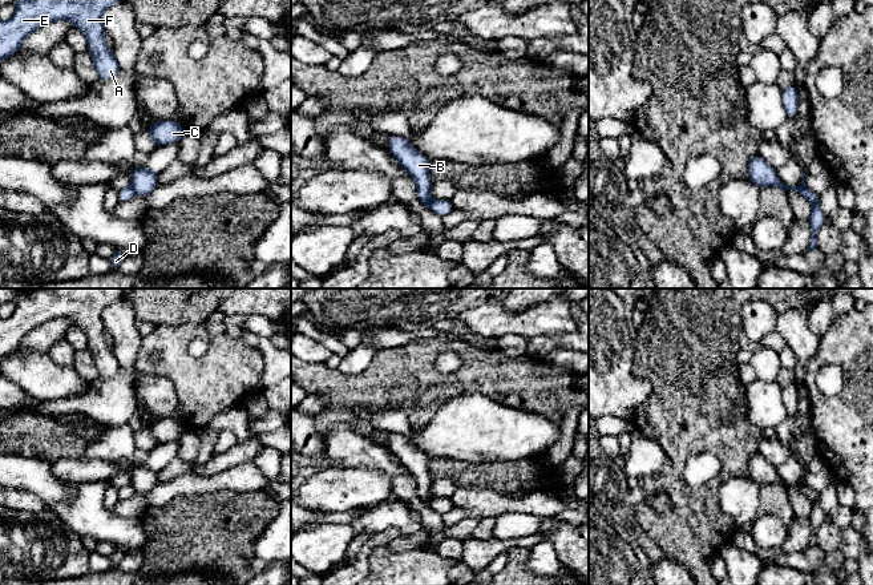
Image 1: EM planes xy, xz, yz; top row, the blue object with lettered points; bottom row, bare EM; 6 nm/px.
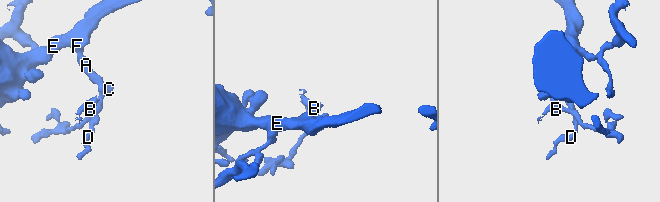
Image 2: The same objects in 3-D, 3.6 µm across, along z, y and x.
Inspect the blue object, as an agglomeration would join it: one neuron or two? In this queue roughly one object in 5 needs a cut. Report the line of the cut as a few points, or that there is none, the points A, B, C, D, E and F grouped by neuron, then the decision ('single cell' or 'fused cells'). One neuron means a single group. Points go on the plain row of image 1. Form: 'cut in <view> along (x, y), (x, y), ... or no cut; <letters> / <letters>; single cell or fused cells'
cut in xy along (130, 484), (134, 491); A C D E F / B; fused cells

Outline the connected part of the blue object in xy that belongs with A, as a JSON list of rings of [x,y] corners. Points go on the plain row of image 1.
[[[33,289],[21,291],[8,319],[0,318],[0,359],[15,352],[28,332],[40,324],[69,318],[88,336],[88,348],[100,378],[113,378],[120,363],[108,347],[102,311],[121,299],[124,289]]]

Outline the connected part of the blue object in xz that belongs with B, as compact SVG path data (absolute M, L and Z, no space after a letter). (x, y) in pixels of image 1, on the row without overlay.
M389 433L388 447L399 459L401 465L416 479L417 496L423 504L429 505L431 497L431 475L429 460L424 452L419 451L408 437L400 433Z

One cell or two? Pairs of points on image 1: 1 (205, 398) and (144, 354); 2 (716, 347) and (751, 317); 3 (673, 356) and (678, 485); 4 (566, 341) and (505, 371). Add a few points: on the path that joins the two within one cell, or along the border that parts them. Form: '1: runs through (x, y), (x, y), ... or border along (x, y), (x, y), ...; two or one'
1: runs through (189, 382), (173, 366), (158, 366); one
2: border along (747, 302), (742, 307), (742, 327); two
3: runs through (677, 388), (677, 454); one
4: border along (529, 354), (540, 358); two

